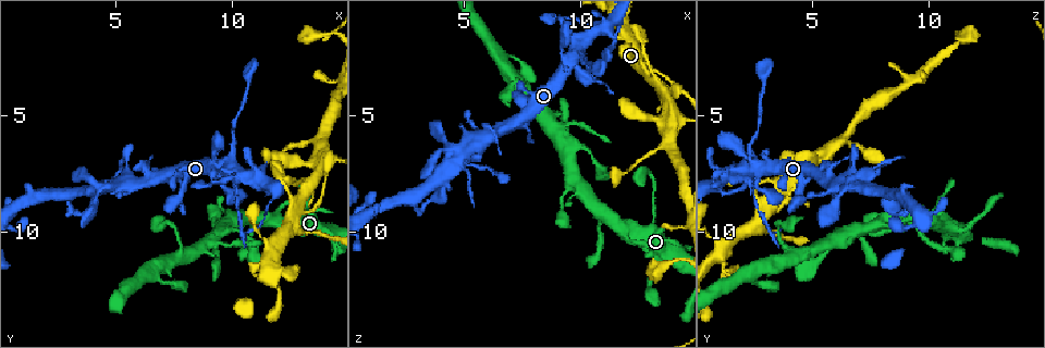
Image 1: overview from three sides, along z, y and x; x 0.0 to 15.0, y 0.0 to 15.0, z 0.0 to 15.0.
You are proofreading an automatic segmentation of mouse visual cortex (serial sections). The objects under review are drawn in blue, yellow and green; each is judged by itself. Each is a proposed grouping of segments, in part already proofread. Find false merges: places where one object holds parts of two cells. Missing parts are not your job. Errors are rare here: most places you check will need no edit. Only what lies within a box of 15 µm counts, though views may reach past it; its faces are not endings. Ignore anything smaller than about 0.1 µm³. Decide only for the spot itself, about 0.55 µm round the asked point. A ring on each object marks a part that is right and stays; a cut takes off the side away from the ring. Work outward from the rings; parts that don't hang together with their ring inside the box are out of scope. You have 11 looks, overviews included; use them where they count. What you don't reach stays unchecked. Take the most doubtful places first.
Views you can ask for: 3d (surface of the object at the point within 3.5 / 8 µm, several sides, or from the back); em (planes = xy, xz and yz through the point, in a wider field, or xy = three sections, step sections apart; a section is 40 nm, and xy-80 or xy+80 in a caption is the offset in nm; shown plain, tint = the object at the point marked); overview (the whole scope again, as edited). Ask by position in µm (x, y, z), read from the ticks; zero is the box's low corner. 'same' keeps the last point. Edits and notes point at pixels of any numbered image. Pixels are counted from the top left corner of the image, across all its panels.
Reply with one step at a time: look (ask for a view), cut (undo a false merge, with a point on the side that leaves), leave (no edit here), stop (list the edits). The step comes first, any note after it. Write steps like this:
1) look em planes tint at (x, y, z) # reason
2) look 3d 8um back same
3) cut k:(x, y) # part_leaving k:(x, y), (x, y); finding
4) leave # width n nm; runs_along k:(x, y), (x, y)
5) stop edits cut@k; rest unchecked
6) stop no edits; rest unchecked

look 3d 8um at (10.0, 6.5, 2.4) # thick turns thin

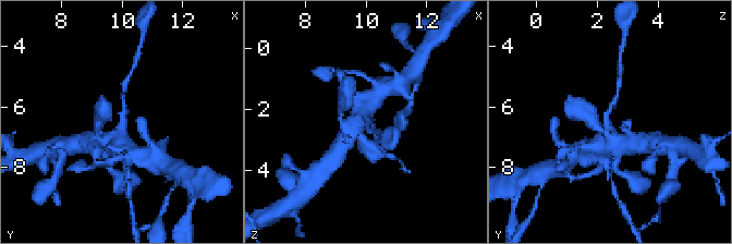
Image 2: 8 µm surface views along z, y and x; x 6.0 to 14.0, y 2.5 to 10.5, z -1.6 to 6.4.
look 3d 3.5um at (10.0, 6.5, 2.3) # closer look

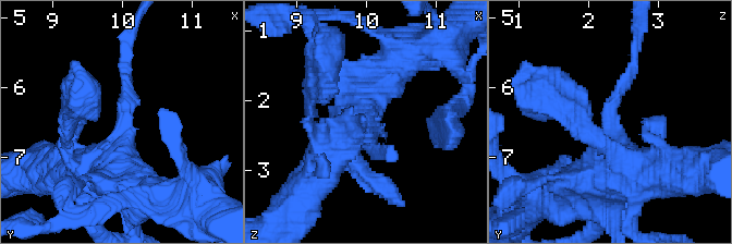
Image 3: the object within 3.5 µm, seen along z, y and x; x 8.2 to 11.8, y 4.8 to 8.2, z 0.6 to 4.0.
look em xy step 2 tint at (10.05, 6.50, 2.25) # arm_widths 150, 600 nm

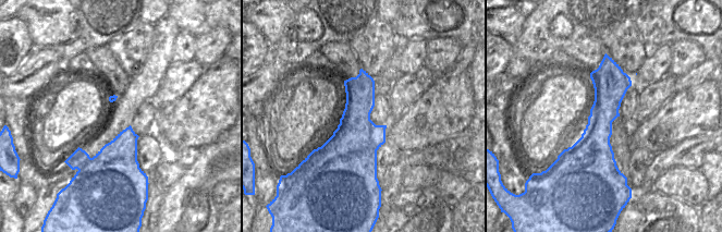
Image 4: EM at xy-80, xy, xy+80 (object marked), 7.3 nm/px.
leave # runs_along 4:(607, 59), (598, 185); all the same cell

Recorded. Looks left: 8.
look 3d 3.5um at (11.2, 11.9, 1.5) # sharp bend

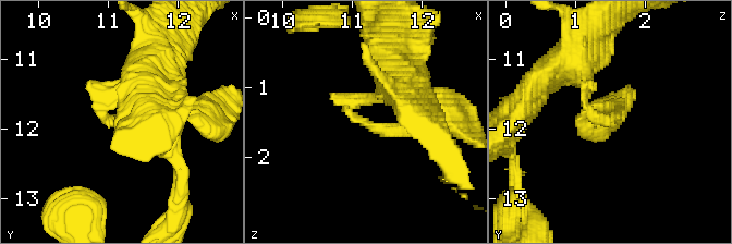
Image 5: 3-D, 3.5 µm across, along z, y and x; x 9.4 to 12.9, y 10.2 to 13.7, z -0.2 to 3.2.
leave # runs_along 5:(132, 76), (106, 120), (182, 107); all the same cell

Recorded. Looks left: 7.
look 3d 3.5um at (13.4, 8.0, 3.6) # arms part here

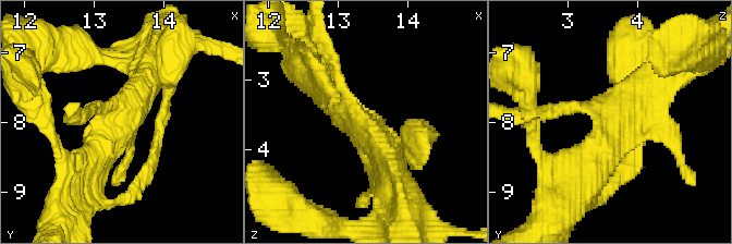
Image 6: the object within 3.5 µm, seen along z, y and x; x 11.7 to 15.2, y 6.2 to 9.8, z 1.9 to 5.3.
look em xy step 5 tint at (13.35, 8.10, 3.65) # shape alone is not enough

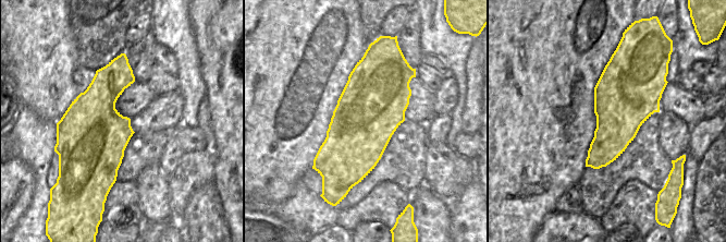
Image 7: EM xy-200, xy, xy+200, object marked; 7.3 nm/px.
leave # one cell here

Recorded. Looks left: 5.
look 3d 3.5um at (9.8, 9.9, 6.5) # two arms in line, one across

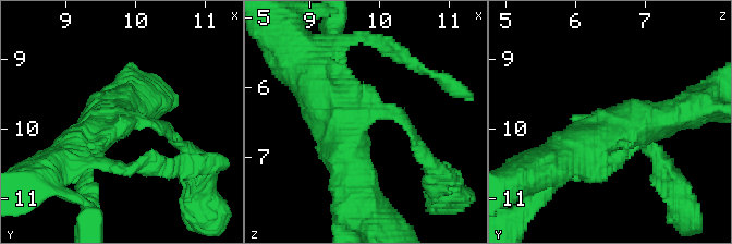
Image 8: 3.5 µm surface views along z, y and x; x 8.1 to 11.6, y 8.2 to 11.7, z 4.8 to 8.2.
look em planes tint at (9.70, 9.85, 6.40)

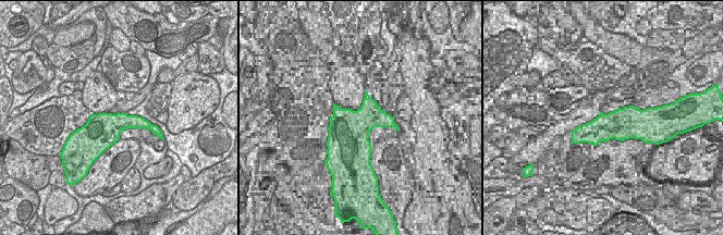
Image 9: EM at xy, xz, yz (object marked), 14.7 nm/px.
leave # runs_along 8:(360, 183), (340, 122), (306, 69); all the same cell

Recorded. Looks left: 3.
stop no edits; rest unchecked

